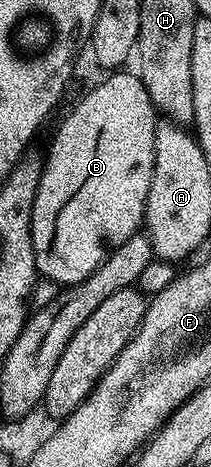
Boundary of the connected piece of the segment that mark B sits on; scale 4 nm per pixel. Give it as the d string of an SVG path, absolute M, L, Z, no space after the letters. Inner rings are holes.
M129 69L109 73L77 104L53 135L49 156L44 156L41 179L33 198L31 241L40 278L68 289L81 283L111 252L142 230L147 193L151 193L151 173L155 169L155 129L159 112L153 106L141 77Z

